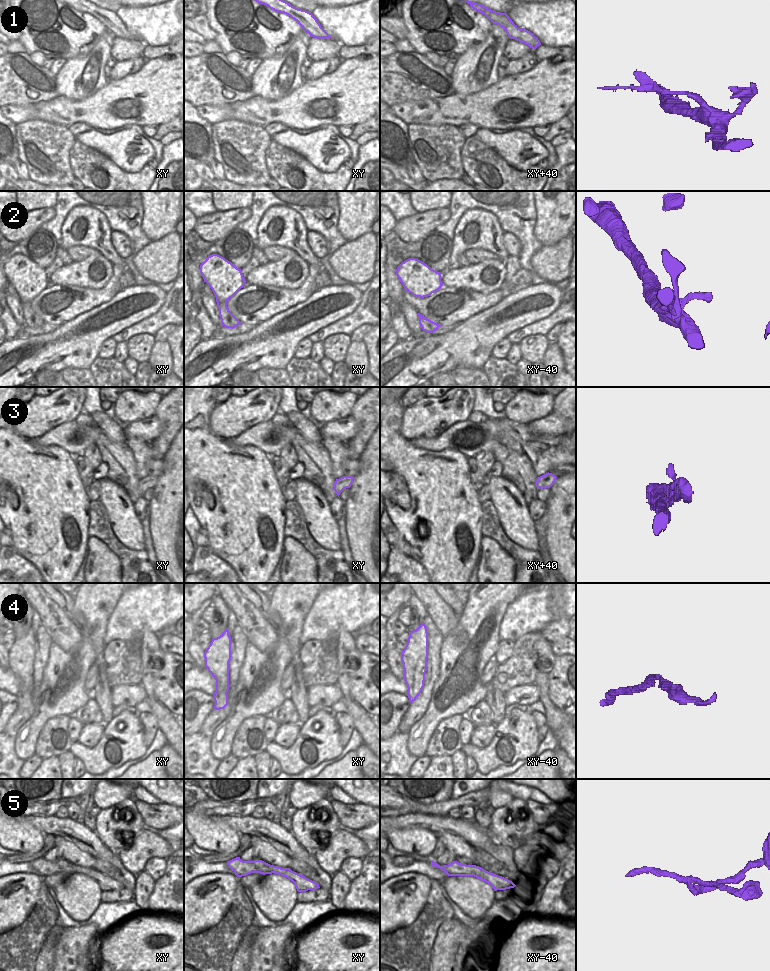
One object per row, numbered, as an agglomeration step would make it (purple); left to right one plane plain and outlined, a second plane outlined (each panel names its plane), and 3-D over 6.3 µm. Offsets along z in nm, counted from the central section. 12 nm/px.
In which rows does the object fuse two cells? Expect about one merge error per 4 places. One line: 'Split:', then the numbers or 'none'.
Split: 1

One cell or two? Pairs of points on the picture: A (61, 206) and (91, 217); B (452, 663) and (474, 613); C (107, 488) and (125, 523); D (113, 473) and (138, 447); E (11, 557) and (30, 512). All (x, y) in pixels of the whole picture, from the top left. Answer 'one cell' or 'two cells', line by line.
A: two cells
B: one cell
C: one cell
D: two cells
E: two cells

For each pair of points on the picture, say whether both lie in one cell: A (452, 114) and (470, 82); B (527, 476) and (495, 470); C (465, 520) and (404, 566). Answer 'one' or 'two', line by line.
A: two
B: two
C: two

